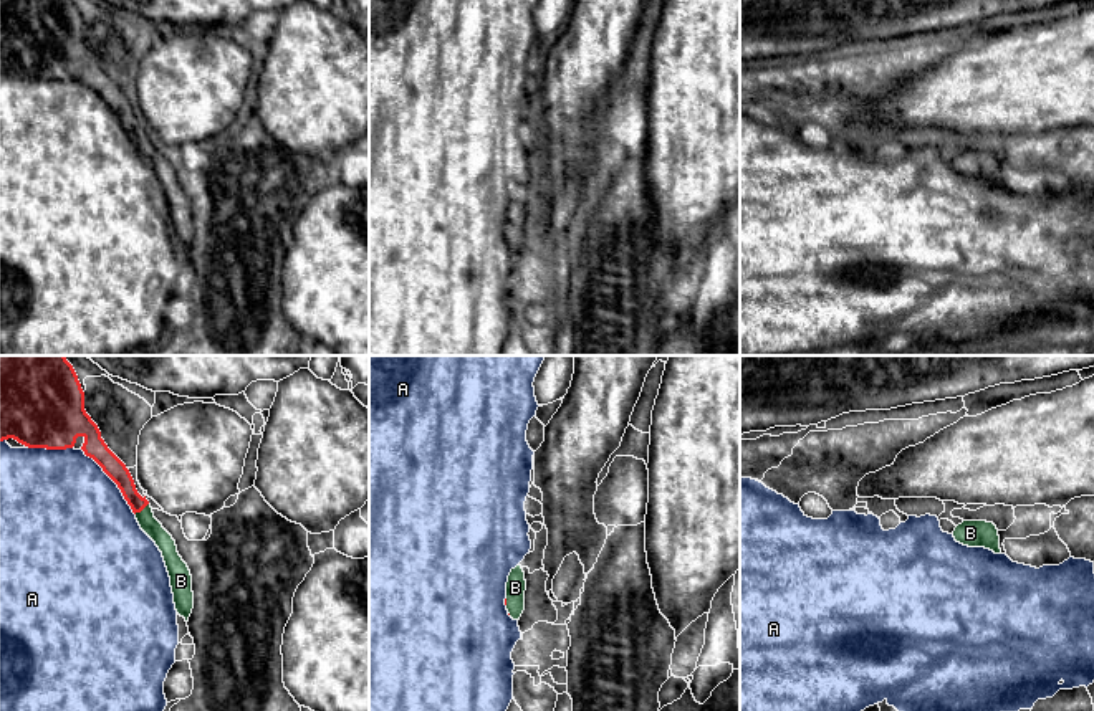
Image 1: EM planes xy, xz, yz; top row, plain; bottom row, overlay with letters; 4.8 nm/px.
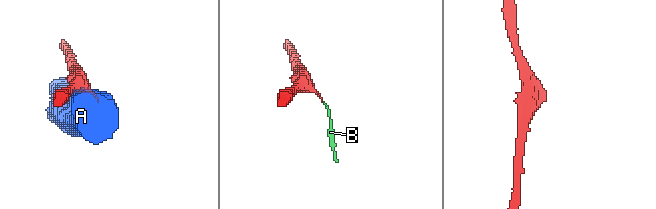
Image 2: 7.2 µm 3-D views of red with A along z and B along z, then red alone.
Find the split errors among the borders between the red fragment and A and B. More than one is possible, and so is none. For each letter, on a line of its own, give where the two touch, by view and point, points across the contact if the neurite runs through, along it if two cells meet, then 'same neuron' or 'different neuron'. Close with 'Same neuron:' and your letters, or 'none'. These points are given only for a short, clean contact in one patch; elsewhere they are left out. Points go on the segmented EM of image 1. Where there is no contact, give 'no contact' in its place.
A: meets red in xy at (113, 480); different neuron
B: meets red in xy at (141, 510); runs through xy (113, 467), (141, 510), (149, 524); same neuron
Same neuron: B

